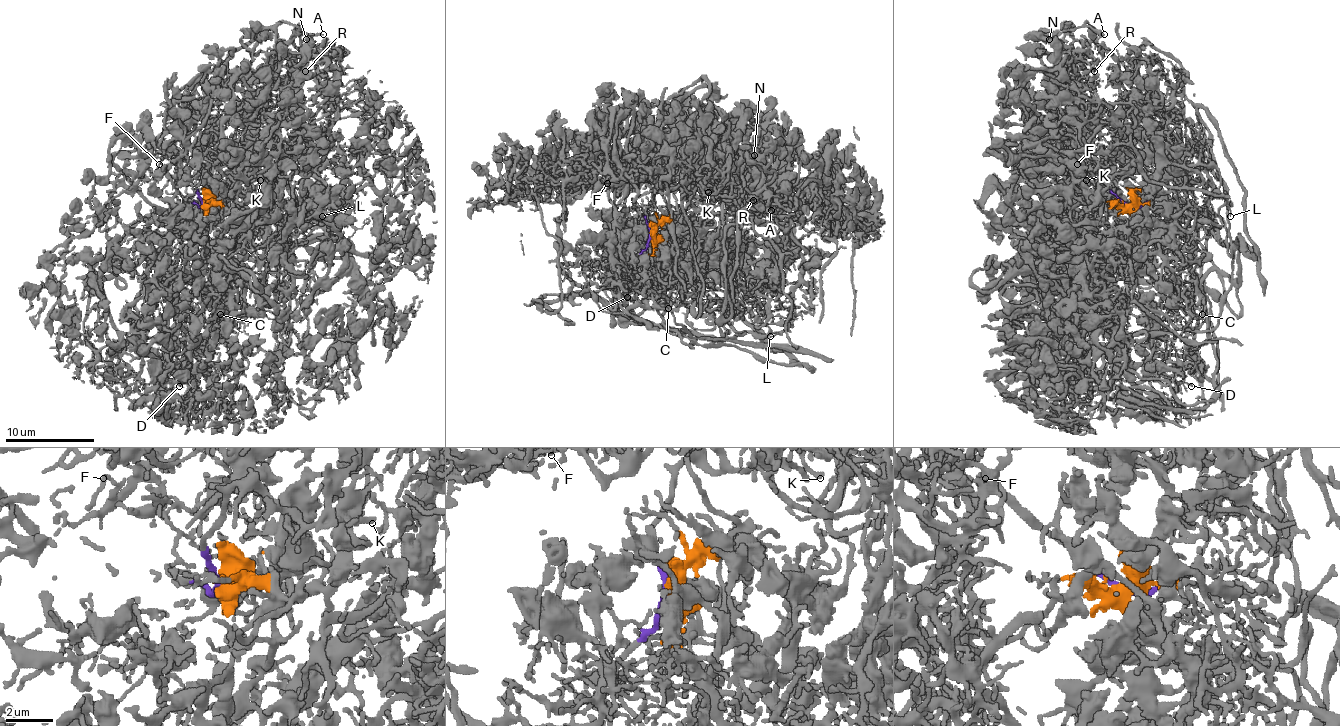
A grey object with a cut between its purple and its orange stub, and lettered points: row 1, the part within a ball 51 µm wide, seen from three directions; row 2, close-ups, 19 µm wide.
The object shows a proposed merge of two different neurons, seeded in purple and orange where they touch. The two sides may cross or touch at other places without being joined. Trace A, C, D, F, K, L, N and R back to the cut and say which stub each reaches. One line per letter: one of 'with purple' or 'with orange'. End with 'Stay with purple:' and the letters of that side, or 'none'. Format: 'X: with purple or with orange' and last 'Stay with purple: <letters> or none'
A: with purple
C: with orange
D: with orange
F: with purple
K: with purple
L: with orange
N: with purple
R: with purple
Stay with purple: A, F, K, N, R

